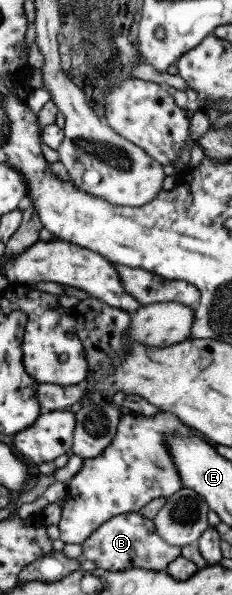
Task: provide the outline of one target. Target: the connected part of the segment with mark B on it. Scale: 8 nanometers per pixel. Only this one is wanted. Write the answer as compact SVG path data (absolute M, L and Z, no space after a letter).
M128 512L109 518L93 534L81 543L80 557L94 562L95 568L110 571L122 571L130 568L164 571L172 558L178 557L181 547L171 547L154 533L154 522L137 512Z

